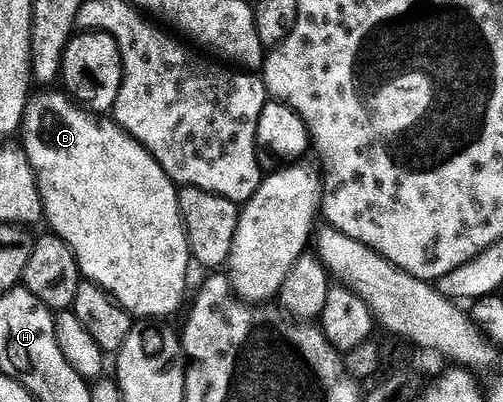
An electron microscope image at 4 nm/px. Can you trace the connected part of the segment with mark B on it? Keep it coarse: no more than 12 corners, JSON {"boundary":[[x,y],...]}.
{"boundary":[[30,98],[48,230],[131,317],[173,315],[178,184],[112,118]]}

